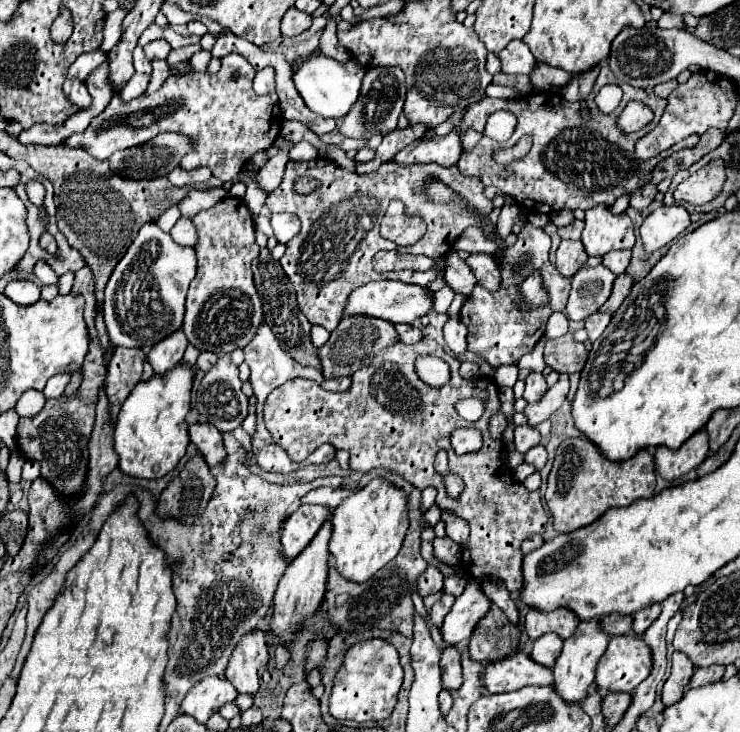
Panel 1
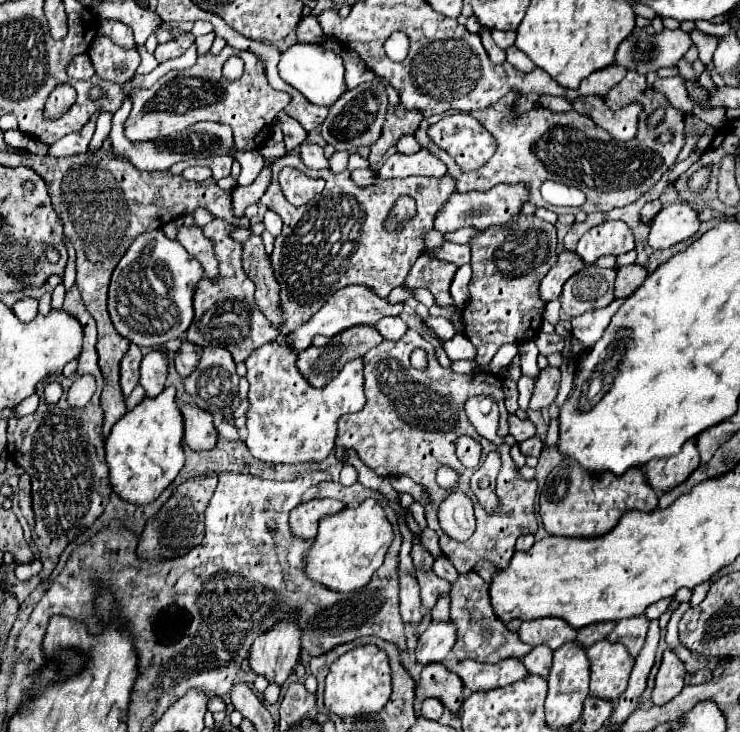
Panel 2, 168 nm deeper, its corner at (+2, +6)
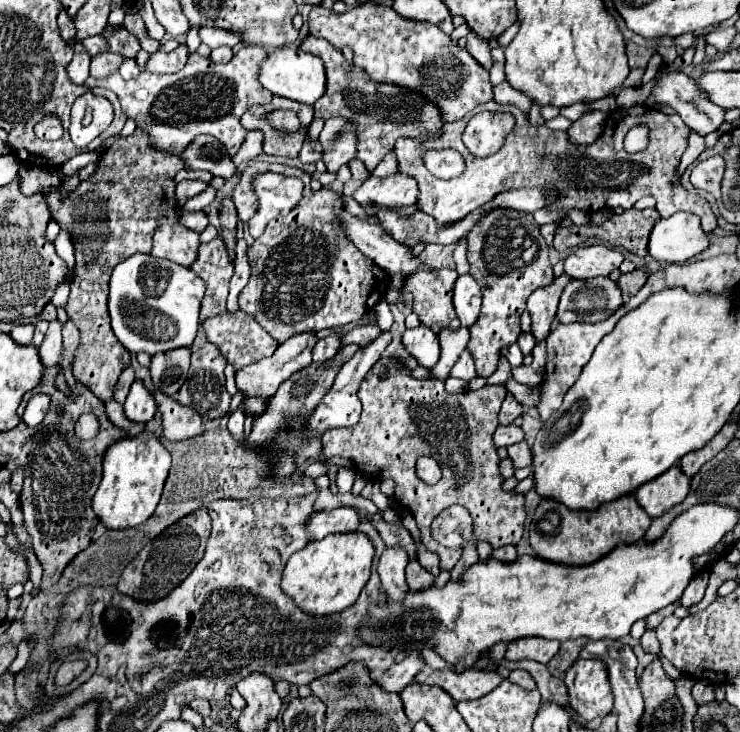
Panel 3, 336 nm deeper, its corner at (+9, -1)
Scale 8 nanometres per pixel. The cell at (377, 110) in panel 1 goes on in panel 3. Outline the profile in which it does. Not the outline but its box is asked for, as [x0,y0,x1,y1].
[320,118,356,172]

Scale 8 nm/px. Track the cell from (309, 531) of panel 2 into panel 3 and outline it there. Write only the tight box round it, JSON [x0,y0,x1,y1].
[308,508,360,540]

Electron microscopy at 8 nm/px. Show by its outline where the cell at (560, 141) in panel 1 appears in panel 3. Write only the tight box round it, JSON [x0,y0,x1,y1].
[394,100,716,232]

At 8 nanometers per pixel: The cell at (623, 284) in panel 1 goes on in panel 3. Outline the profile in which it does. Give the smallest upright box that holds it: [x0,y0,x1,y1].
[618,268,648,302]

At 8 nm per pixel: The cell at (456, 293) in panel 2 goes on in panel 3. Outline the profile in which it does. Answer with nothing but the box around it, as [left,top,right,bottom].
[454,274,482,328]

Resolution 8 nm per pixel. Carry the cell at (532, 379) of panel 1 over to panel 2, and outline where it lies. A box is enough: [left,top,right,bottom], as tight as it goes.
[519,341,541,379]

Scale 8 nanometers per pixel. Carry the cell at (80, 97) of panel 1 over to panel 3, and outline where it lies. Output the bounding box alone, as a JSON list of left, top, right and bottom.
[68,40,90,84]

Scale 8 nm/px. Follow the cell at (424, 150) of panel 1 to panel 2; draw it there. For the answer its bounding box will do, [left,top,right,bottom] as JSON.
[377,149,447,177]

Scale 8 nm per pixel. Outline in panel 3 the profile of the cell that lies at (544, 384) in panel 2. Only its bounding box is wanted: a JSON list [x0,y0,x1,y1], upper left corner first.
[506,378,538,406]

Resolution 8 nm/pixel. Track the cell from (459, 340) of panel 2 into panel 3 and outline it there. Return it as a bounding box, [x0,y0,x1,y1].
[452,350,476,382]

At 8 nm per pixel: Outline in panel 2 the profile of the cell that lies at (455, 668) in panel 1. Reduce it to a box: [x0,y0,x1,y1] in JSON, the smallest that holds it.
[417,663,463,711]

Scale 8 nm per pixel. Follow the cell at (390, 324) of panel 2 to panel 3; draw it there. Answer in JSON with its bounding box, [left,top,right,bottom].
[342,324,380,346]

